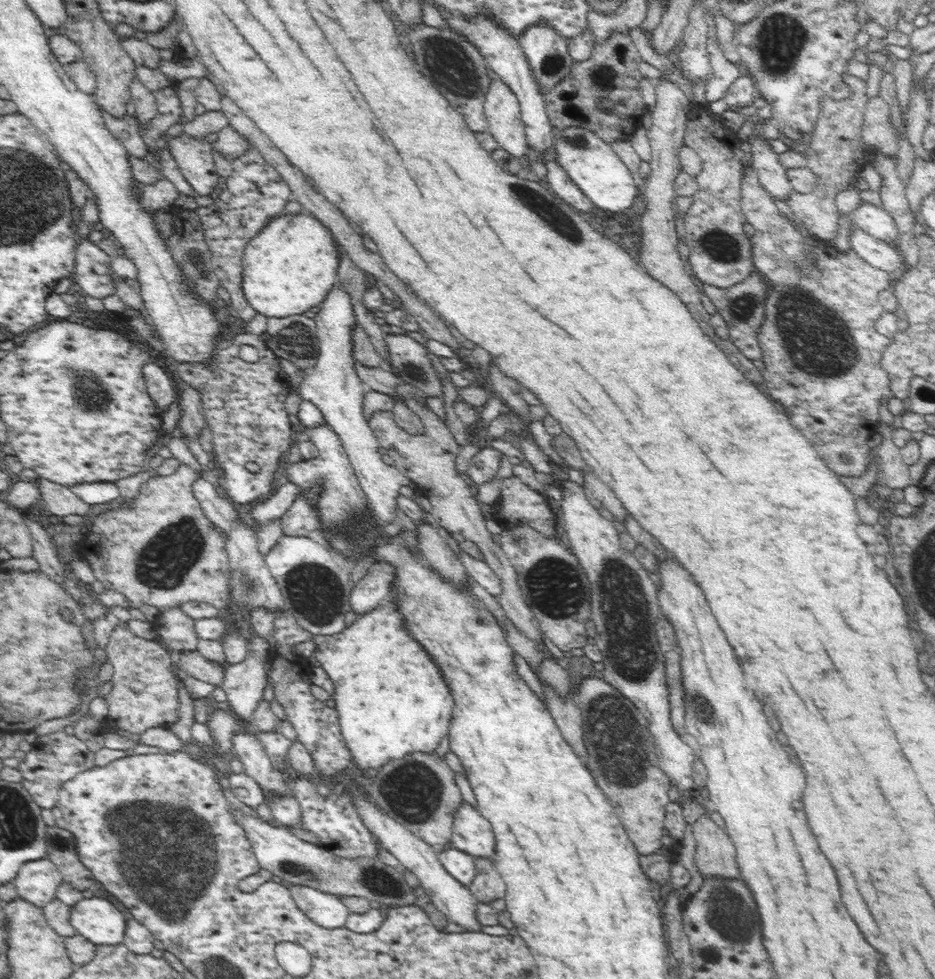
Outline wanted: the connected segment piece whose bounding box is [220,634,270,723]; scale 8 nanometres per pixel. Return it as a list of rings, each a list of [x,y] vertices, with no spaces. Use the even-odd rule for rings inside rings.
[[[256,634],[249,639],[249,653],[247,657],[239,663],[229,664],[225,669],[224,682],[220,685],[227,695],[227,701],[230,708],[234,711],[234,715],[238,715],[242,723],[252,720],[251,716],[257,709],[257,706],[264,698],[264,688],[266,688],[266,664],[268,660],[268,650],[270,650],[270,642]]]

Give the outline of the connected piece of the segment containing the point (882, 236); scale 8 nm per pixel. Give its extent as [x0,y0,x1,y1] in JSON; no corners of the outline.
[850,202,898,244]

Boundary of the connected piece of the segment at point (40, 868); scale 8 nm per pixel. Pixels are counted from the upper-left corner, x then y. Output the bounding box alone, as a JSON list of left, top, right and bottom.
[12,857,63,908]

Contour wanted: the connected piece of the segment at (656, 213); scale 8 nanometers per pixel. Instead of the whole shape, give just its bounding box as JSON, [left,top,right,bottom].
[639,75,764,384]

